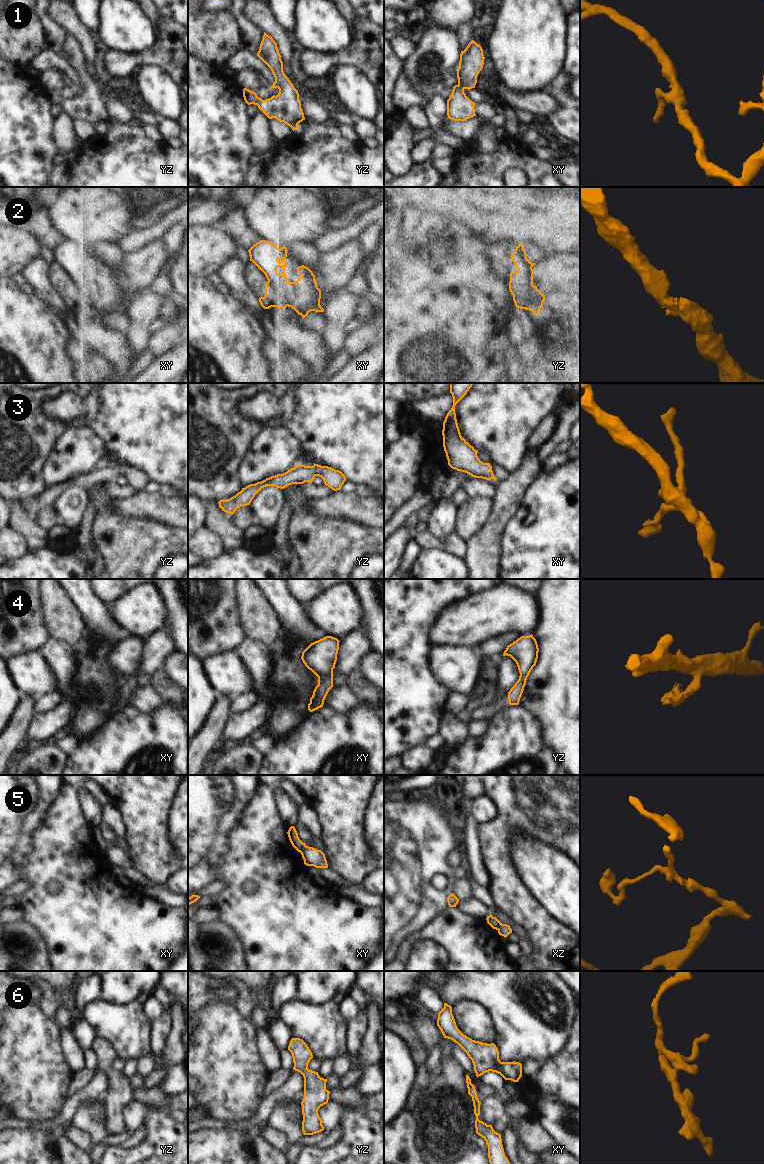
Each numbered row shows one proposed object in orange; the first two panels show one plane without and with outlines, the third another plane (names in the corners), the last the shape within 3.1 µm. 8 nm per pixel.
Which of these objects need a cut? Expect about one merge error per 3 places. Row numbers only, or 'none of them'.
2, 5.

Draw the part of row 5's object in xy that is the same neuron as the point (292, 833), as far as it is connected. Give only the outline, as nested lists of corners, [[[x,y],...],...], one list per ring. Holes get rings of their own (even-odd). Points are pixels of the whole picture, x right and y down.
[[[291,826],[287,832],[289,840],[292,844],[292,846],[298,851],[298,852],[302,852],[306,846],[305,843],[303,843],[299,837],[298,837],[298,833],[295,829],[294,826]]]

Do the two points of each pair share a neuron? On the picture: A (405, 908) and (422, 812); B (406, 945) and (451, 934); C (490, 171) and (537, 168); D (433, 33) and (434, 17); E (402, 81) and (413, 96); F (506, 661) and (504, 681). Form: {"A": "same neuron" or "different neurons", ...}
{"A": "same neuron", "B": "same neuron", "C": "same neuron", "D": "different neurons", "E": "same neuron", "F": "same neuron"}

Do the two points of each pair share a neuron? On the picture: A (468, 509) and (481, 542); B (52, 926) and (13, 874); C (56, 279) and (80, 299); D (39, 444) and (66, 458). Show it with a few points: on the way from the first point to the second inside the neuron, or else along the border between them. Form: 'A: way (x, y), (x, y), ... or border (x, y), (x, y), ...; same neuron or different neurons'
A: border (490, 511), (486, 521), (466, 542); different neurons
B: border (30, 858), (21, 867), (21, 877), (19, 879); different neurons
C: way (62, 284), (74, 296); same neuron
D: border (65, 430), (56, 441), (44, 463), (43, 472); different neurons

